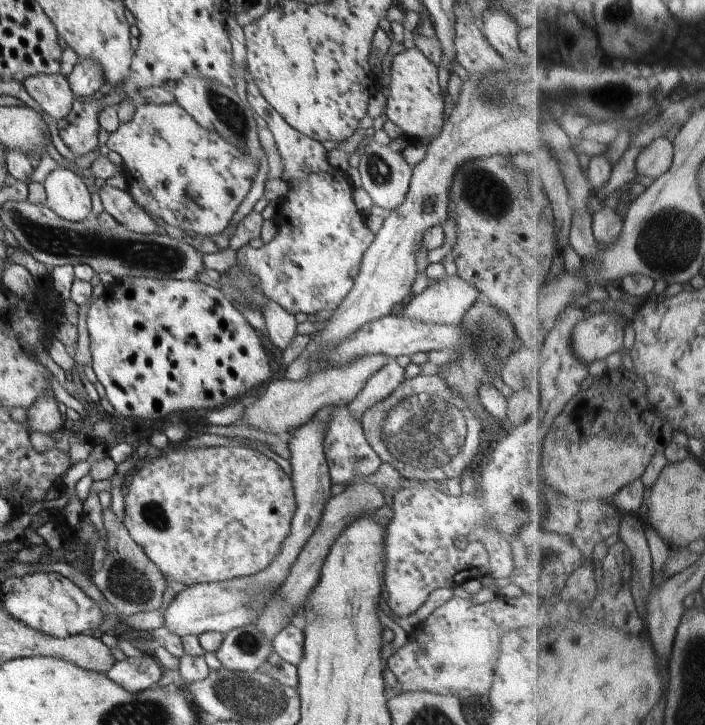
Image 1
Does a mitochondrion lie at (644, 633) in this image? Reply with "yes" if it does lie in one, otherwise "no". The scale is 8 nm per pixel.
no

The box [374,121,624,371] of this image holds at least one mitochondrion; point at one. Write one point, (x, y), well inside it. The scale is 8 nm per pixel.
(486, 194)

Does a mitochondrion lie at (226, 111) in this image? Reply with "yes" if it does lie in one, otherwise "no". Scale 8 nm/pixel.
yes

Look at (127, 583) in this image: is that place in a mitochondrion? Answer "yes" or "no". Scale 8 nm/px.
yes

